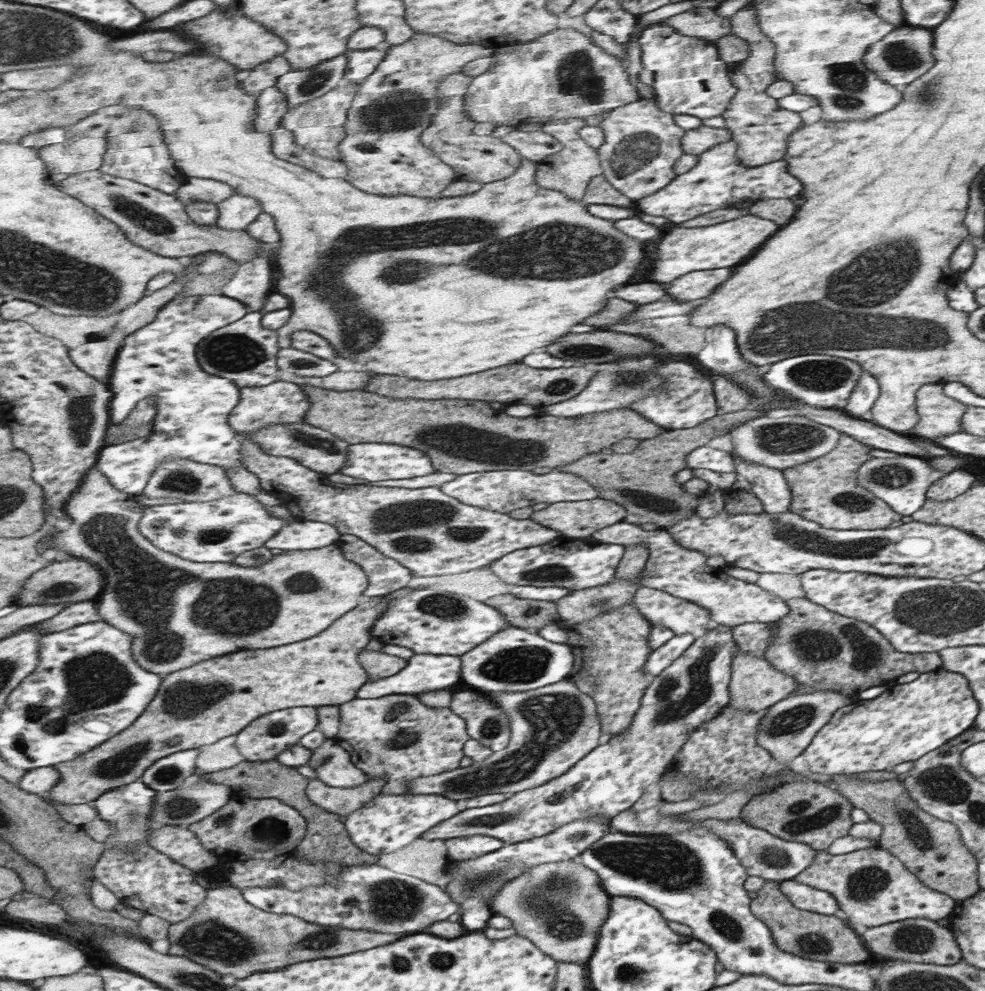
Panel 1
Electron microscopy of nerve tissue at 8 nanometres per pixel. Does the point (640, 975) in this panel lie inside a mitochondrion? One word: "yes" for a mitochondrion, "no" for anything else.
yes

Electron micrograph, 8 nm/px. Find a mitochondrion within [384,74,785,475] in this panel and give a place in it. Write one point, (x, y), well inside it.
(463, 442)

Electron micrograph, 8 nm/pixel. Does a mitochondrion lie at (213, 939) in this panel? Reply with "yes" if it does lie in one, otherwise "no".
yes

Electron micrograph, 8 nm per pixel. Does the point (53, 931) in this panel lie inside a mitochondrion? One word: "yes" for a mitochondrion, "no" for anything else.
no

